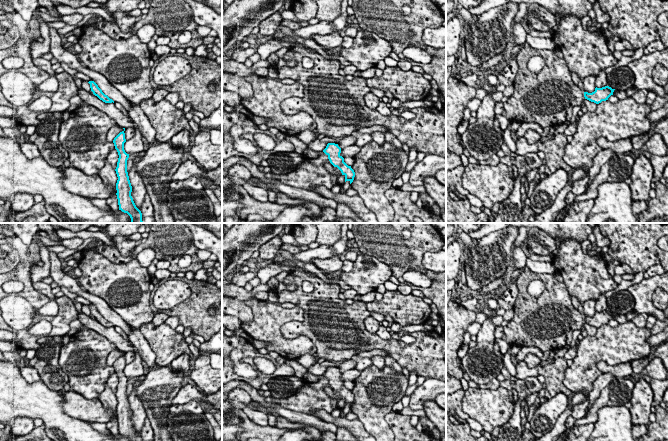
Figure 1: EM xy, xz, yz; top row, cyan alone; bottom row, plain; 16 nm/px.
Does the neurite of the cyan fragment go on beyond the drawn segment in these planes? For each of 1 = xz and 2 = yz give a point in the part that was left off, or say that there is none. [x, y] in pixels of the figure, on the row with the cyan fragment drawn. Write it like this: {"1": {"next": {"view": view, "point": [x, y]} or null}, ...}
{"1": {"next": null}, "2": {"next": null}}

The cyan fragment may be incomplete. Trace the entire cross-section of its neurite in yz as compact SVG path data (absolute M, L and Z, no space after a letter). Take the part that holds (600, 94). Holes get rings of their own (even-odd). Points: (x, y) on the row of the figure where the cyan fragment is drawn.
M609 86L602 88L595 88L595 91L592 93L584 92L585 99L594 102L596 104L601 103L602 101L608 100L608 98L613 95L615 89L612 89Z

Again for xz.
M328 143L323 152L328 156L330 163L334 167L337 167L341 171L342 175L345 176L345 182L349 181L351 184L354 180L355 172L351 166L348 166L344 162L344 158L340 155L341 148L338 144Z

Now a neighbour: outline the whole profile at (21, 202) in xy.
M17 193L10 199L12 209L15 212L28 211L34 205L34 197L28 193Z

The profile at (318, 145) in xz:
M324 137L323 139L316 139L312 141L311 143L307 144L307 149L311 149L316 152L322 152L328 143L338 143L337 138L332 138L332 137Z

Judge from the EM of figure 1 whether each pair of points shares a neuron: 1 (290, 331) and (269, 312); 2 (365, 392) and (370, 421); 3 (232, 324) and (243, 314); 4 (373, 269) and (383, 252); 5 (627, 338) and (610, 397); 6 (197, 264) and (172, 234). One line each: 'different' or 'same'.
1: different
2: same
3: different
4: different
5: different
6: same

